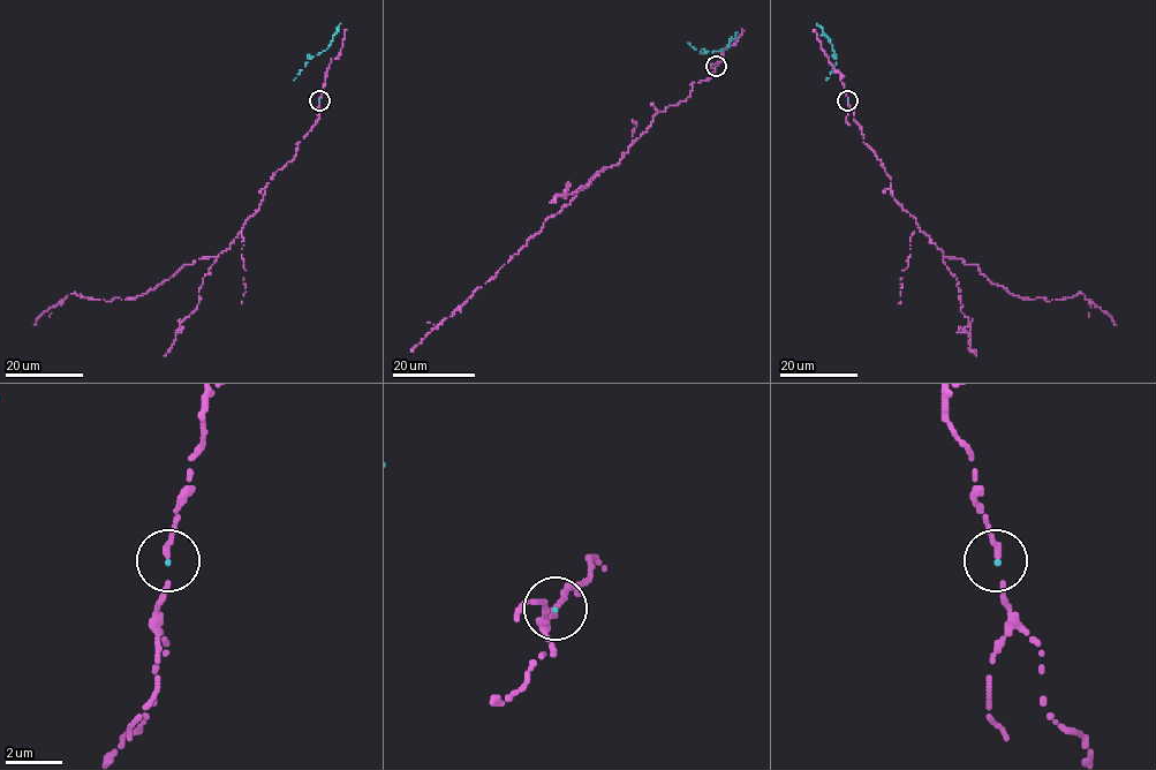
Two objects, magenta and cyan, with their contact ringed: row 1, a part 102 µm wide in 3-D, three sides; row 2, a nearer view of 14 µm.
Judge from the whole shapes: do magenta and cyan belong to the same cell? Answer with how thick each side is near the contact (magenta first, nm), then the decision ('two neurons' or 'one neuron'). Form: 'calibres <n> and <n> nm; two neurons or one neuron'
calibres 160 and 100 nm; two neurons

